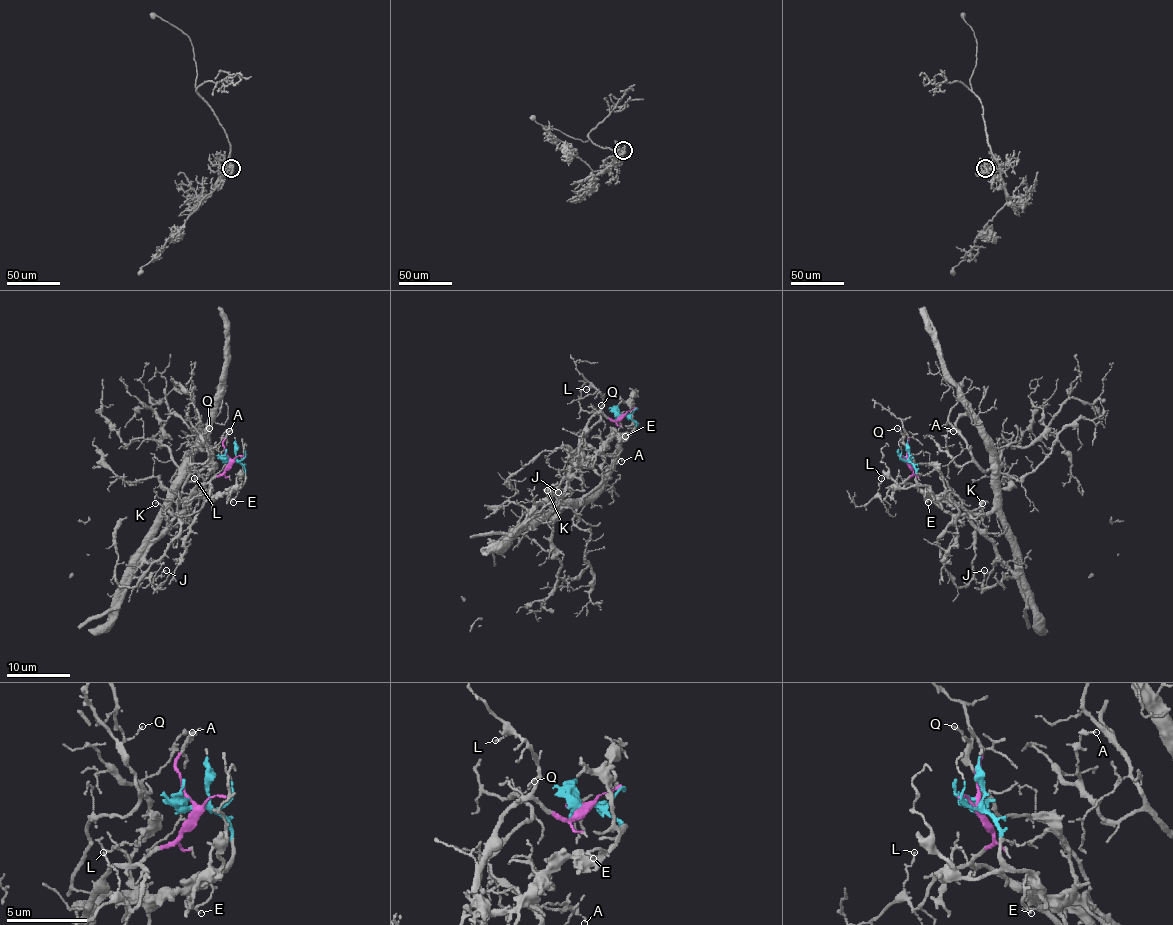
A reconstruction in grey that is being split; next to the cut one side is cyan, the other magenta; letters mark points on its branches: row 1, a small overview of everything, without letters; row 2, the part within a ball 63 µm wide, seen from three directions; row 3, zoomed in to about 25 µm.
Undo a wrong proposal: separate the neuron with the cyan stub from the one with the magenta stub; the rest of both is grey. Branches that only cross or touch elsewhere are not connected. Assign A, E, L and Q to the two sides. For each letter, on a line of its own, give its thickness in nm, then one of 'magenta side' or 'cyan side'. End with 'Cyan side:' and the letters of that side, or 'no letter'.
A: 180 nm thick; magenta side
E: 140 nm thick; cyan side
L: 100 nm thick; magenta side
Q: 80 nm thick; magenta side
Cyan side: E

